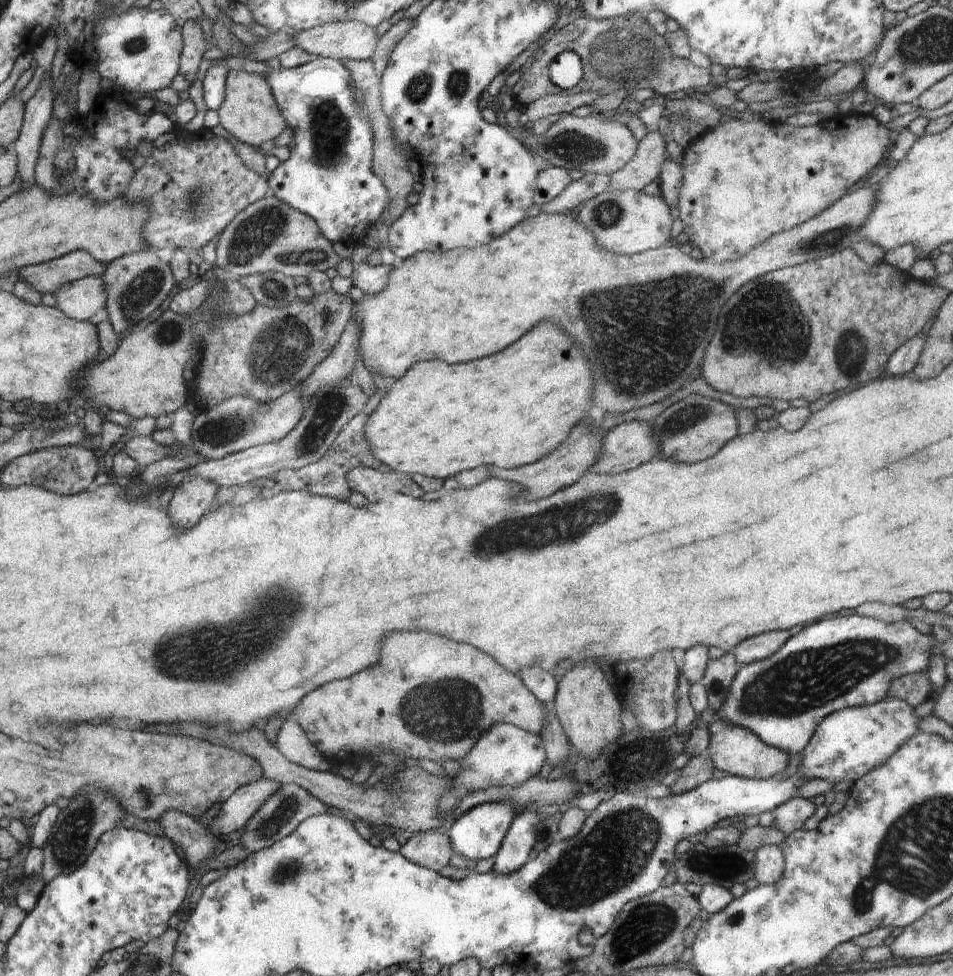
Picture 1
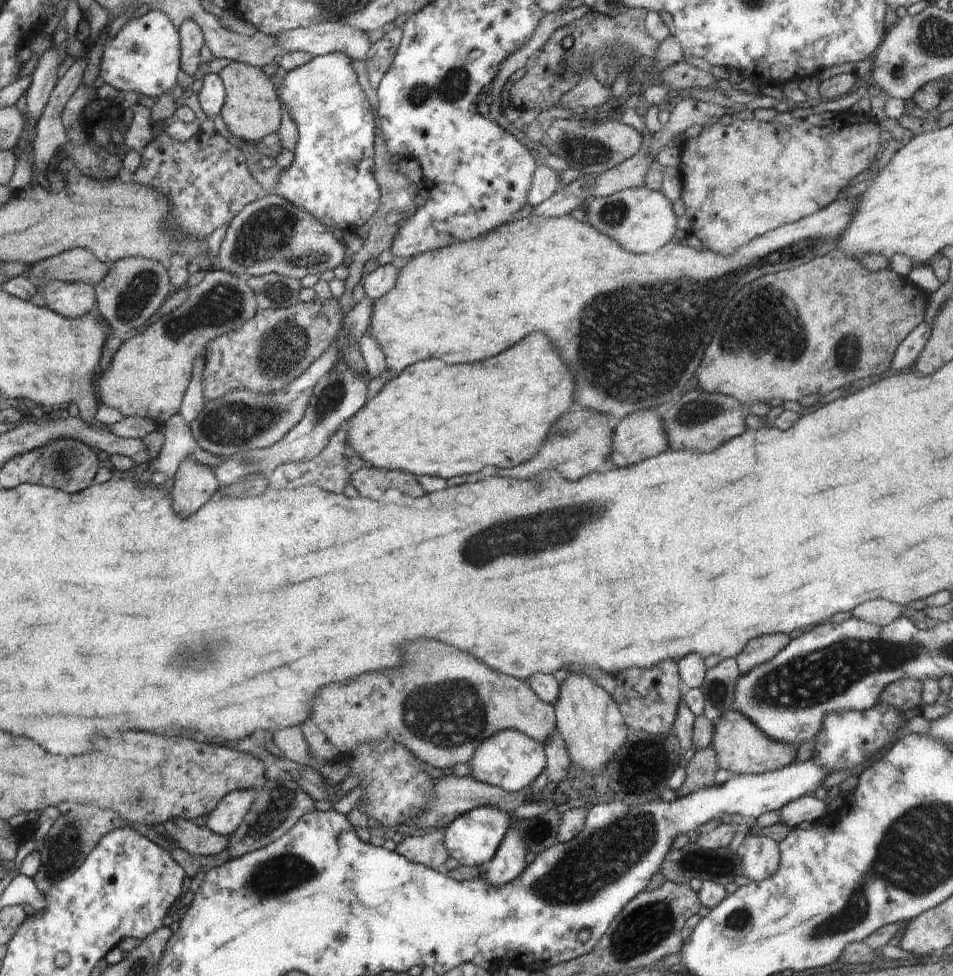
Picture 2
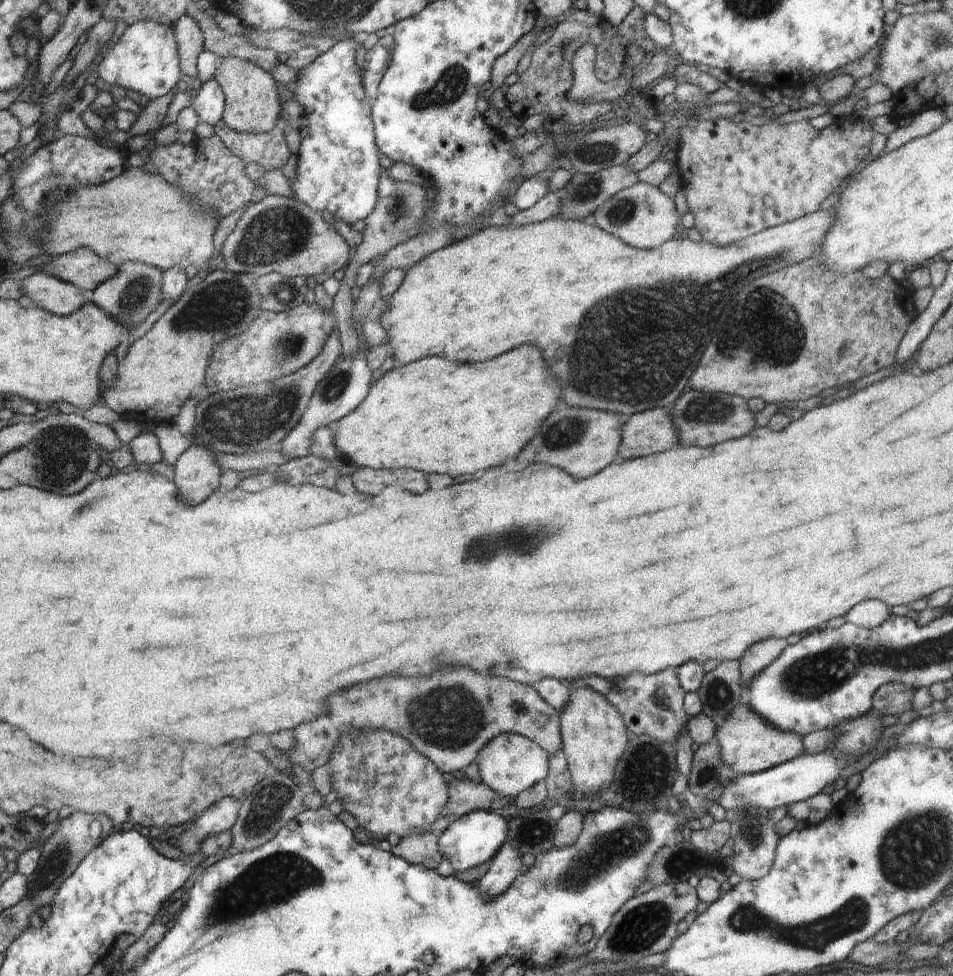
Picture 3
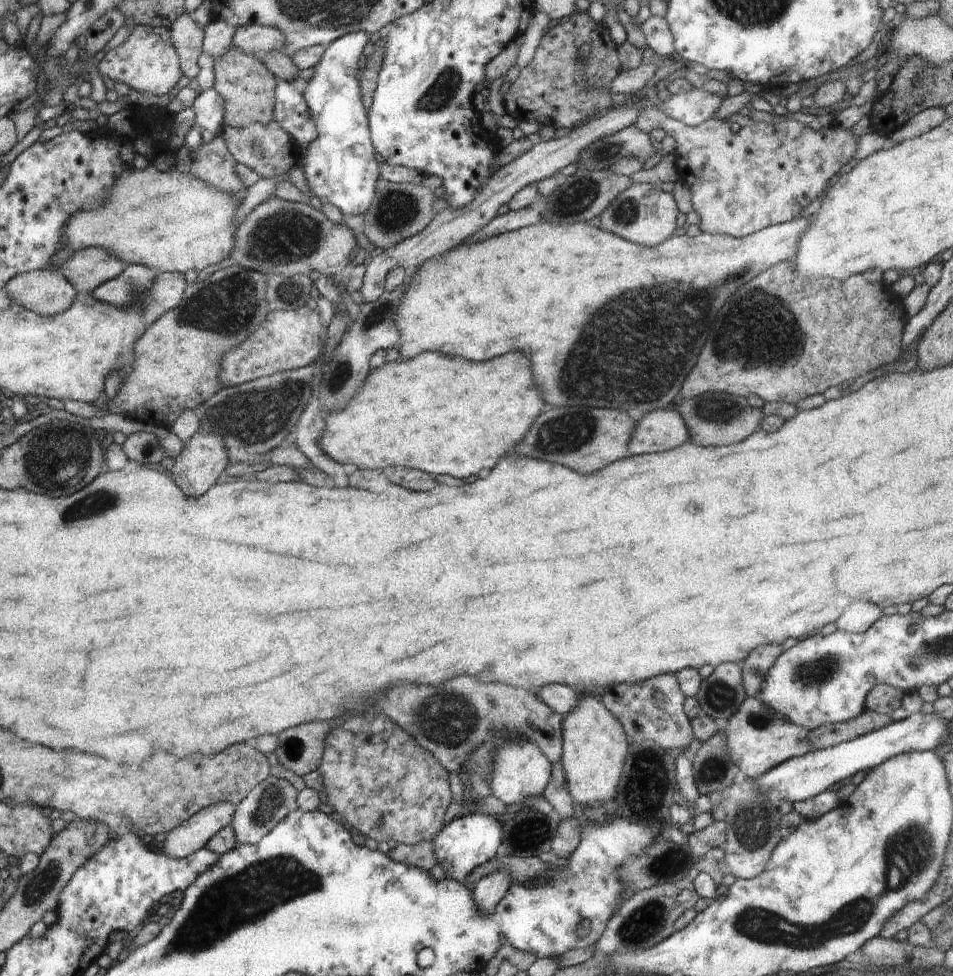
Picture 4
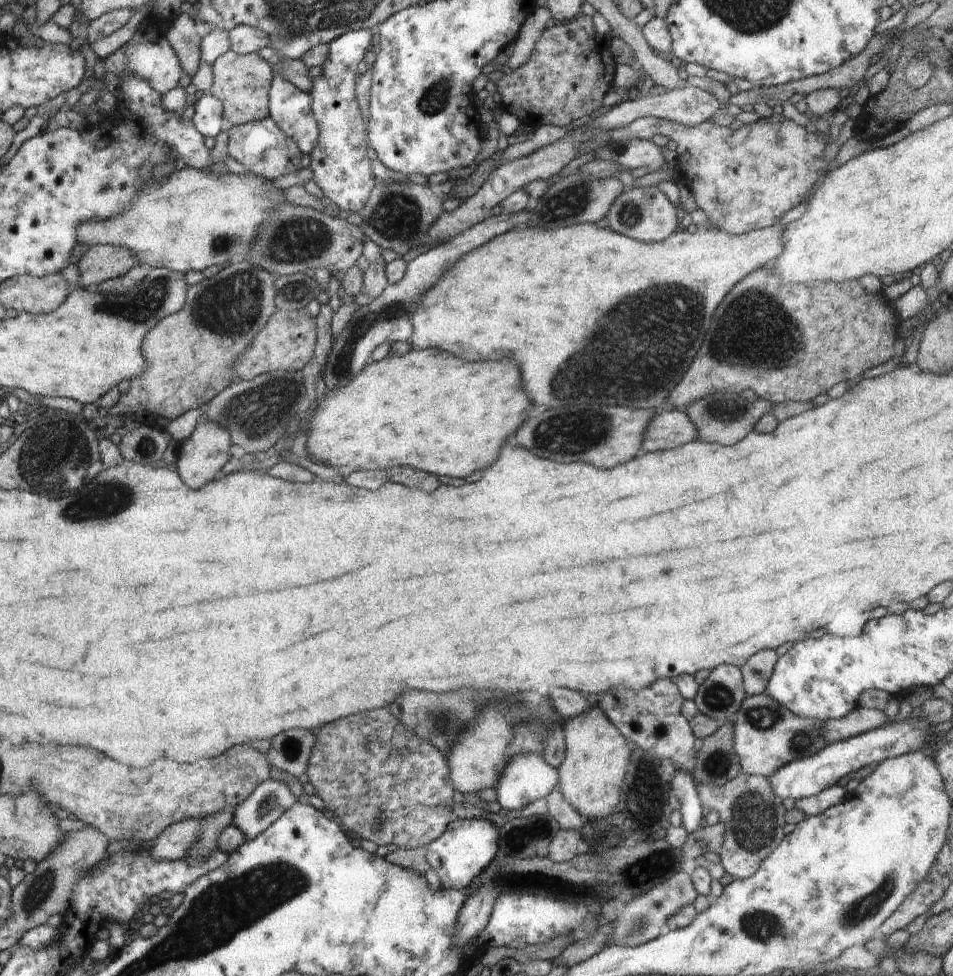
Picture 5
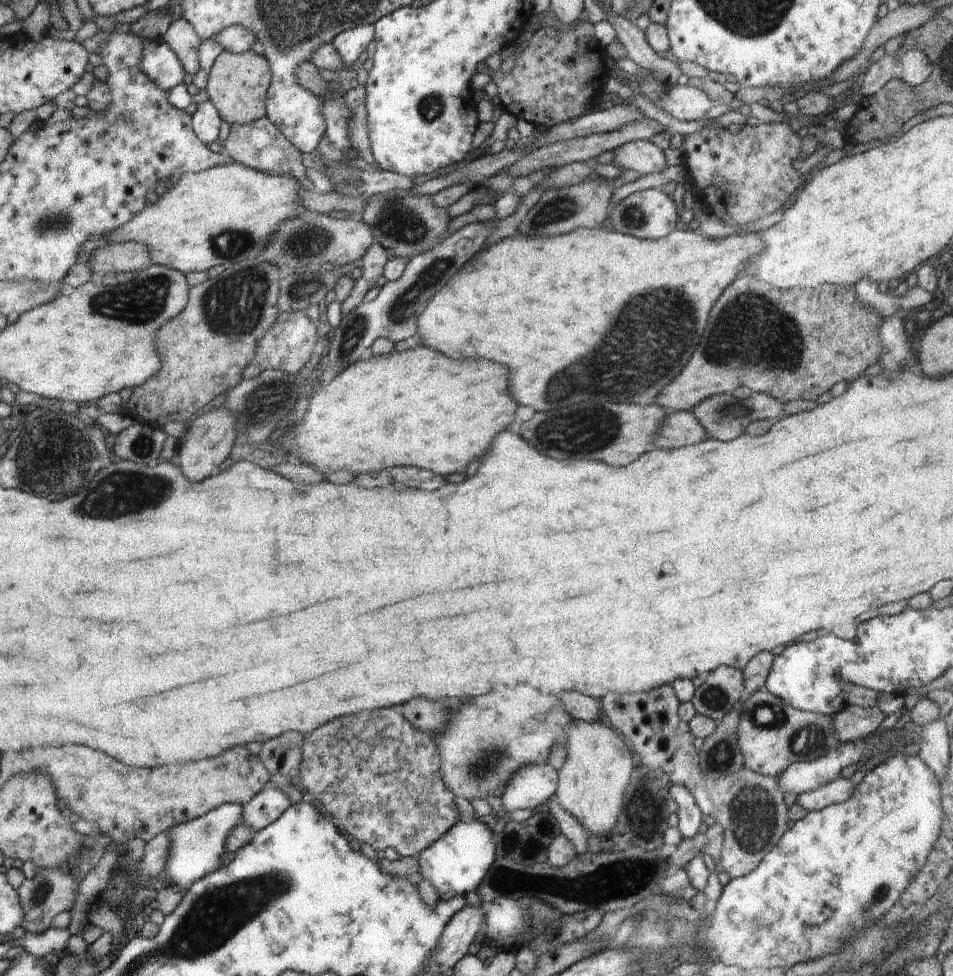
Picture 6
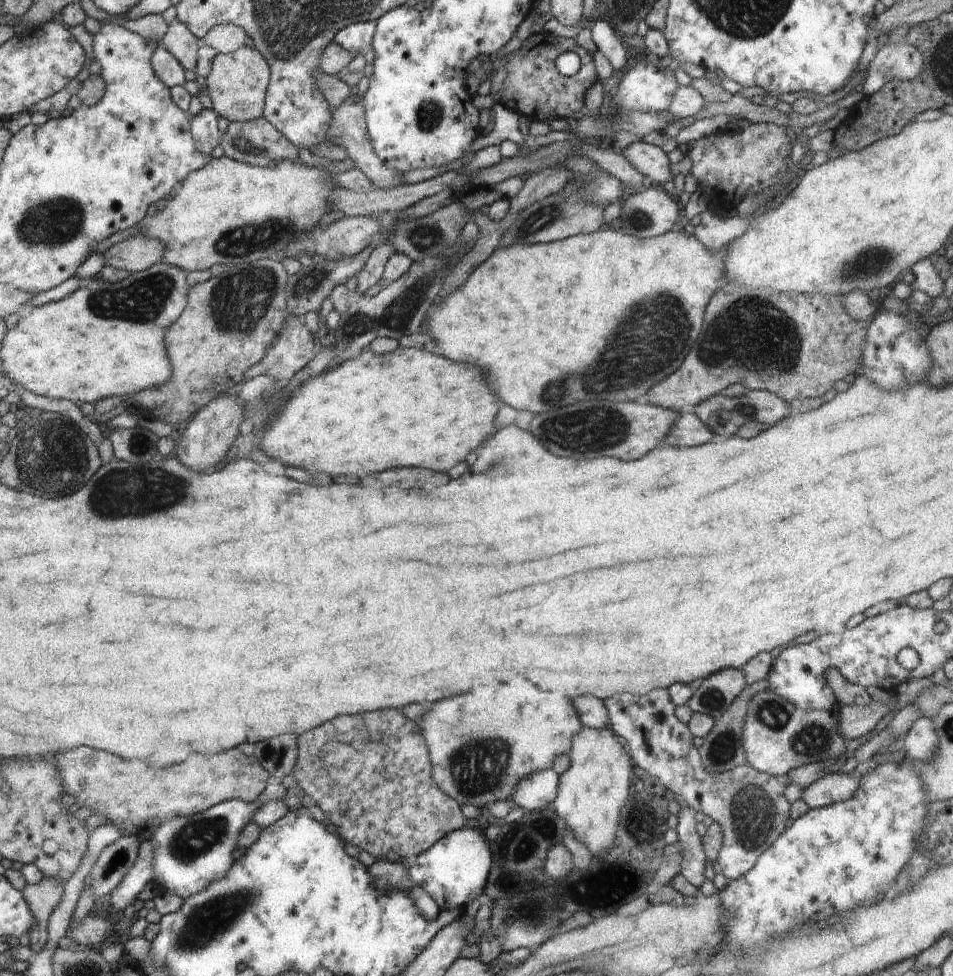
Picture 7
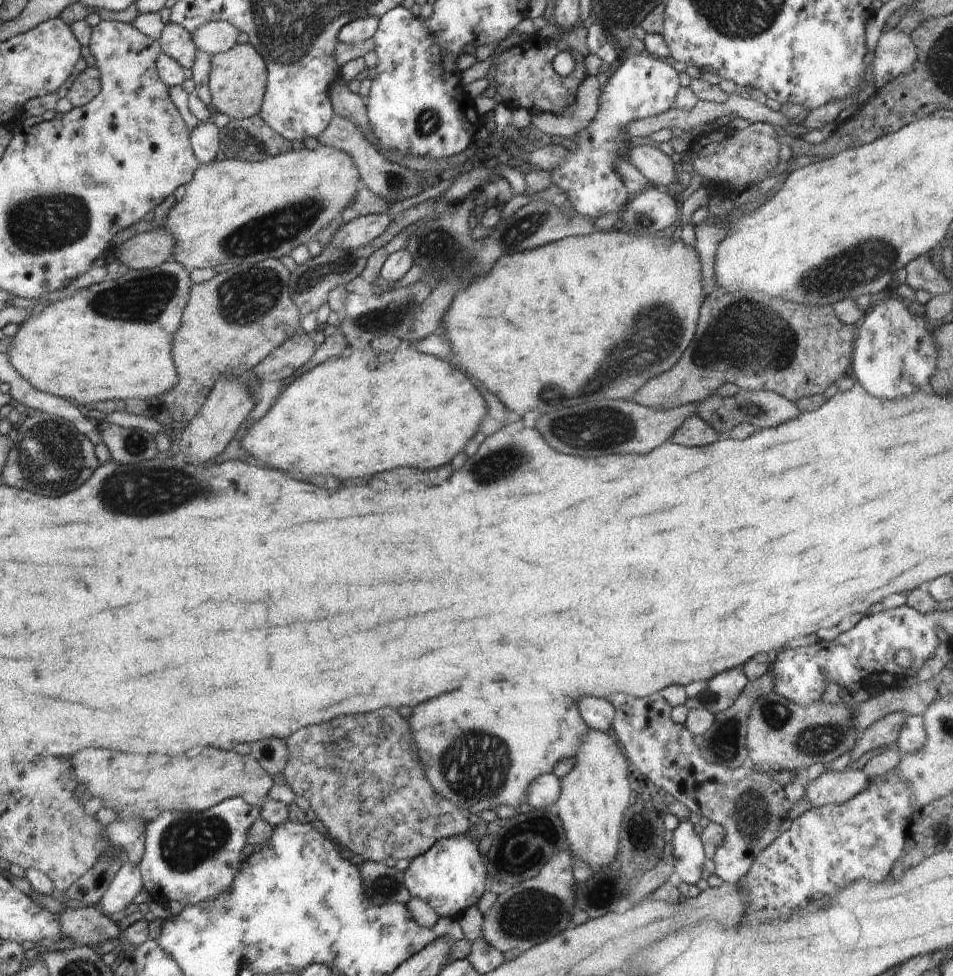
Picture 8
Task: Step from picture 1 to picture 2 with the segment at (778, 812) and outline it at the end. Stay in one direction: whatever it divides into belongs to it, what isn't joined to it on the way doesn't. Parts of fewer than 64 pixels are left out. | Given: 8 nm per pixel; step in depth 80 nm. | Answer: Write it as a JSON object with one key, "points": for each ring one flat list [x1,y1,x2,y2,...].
{"points":[[802,795,780,809,782,823,793,829,802,822,816,822,827,813,829,800,818,800,814,795]]}

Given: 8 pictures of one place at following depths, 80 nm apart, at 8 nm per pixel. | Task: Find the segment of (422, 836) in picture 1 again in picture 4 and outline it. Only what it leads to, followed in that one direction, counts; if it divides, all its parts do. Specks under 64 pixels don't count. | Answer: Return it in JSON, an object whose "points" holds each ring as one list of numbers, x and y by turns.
{"points":[[426,839,413,845,399,844,387,854,395,861,430,871,438,864,434,850,433,839]]}

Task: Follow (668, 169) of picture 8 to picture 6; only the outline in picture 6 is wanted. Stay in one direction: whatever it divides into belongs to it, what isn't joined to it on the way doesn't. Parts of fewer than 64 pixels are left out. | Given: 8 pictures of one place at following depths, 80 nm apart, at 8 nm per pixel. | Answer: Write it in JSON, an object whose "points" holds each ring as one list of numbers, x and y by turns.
{"points":[[630,141,613,150,613,163,623,171,636,170,642,176,663,171,666,157,652,141]]}

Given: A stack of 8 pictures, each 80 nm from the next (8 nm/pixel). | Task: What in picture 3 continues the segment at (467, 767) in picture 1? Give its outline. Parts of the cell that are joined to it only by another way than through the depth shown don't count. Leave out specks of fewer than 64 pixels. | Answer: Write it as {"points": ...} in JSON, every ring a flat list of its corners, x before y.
{"points":[[517,734,496,736,477,756,481,781,503,797,515,799,526,788,540,782,547,775,549,754,529,738]]}

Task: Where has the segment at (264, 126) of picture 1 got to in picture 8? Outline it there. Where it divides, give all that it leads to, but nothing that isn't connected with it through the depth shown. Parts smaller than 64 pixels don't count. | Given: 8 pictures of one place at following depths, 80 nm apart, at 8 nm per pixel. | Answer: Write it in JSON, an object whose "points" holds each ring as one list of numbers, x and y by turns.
{"points":[[236,43,228,52,213,55,208,85,216,113,226,114,231,119,245,119,260,114,266,88,264,70,264,59,250,43]]}

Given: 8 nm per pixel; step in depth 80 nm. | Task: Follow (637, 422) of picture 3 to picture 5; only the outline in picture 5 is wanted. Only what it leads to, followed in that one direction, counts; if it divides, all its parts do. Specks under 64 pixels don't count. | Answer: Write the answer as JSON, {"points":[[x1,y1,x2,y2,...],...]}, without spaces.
{"points":[[668,407,667,411,656,413,646,425,641,442,641,452,656,452,656,450,670,450,676,446,682,446,697,438,697,430,684,408]]}

